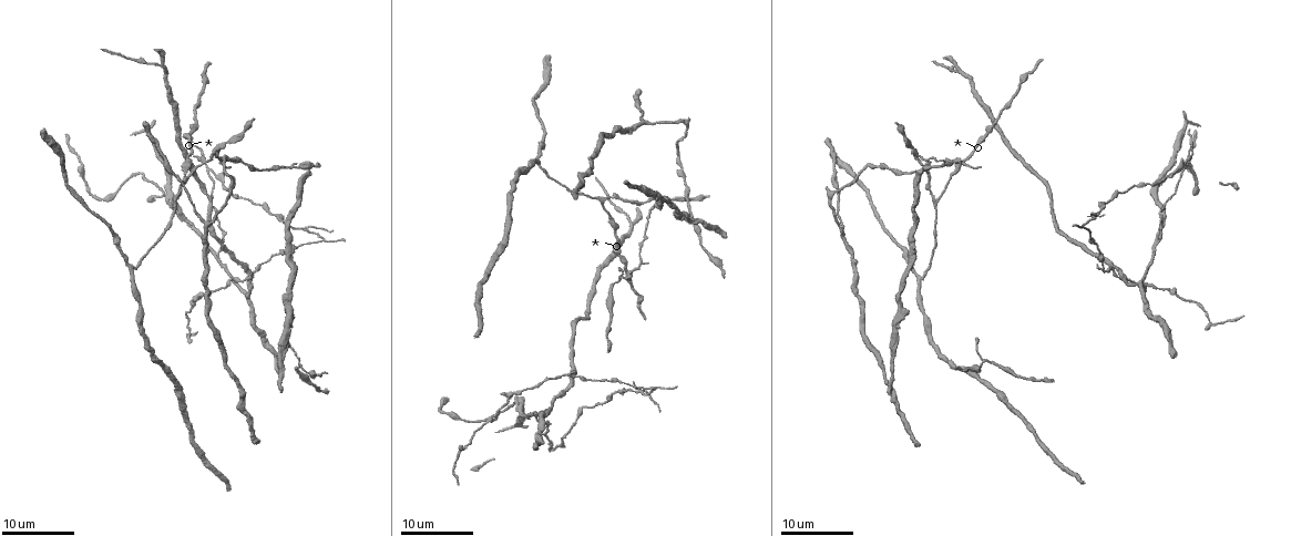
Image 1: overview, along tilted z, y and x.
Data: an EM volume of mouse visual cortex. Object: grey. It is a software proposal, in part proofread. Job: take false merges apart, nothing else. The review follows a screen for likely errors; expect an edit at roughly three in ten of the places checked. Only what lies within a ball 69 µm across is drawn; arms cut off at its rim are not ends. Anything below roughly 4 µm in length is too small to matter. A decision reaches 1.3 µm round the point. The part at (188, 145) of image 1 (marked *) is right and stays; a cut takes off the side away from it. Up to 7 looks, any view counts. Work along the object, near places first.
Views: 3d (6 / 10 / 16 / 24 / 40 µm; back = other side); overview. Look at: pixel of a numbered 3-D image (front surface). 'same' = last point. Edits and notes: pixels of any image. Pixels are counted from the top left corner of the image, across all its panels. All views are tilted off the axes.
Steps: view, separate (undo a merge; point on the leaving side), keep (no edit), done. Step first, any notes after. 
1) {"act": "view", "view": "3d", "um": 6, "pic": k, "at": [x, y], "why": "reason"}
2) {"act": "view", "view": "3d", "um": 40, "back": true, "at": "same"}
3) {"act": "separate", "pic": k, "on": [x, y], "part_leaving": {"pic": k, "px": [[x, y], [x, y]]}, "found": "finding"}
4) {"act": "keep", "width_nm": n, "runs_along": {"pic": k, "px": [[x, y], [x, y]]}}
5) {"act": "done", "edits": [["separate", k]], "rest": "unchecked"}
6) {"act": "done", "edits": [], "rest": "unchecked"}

{"act": "view", "view": "3d", "um": 16, "pic": 1, "at": [512, 406]}

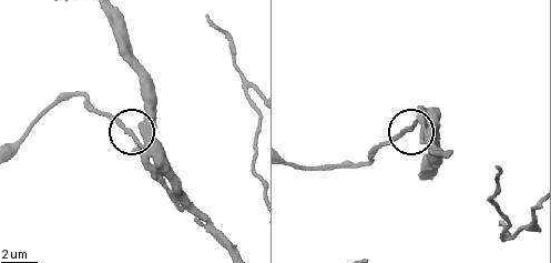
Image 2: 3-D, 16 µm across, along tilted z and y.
{"act": "view", "view": "3d", "um": 6, "pic": 2, "at": [133, 130]}

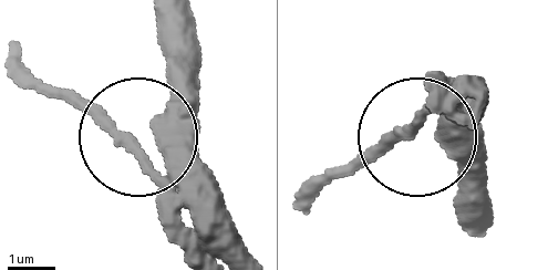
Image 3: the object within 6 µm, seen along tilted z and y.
{"act": "keep", "found": "one neuron here"}

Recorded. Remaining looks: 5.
{"act": "view", "view": "3d", "um": 24, "pic": 1, "at": [603, 198], "why": "three-way junction"}

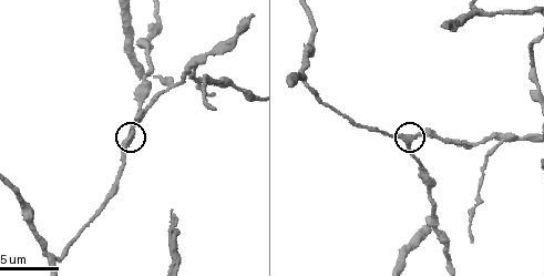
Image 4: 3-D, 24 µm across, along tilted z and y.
{"act": "view", "view": "3d", "um": 6, "pic": 4, "at": [410, 136]}

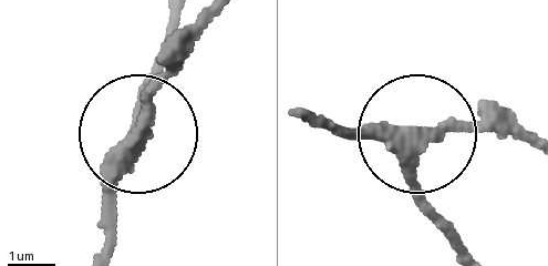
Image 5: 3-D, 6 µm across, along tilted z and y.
{"act": "keep", "arms": 3, "found": "all the same neuron"}

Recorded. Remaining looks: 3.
{"act": "view", "view": "3d", "um": 16, "pic": 4, "at": [499, 144], "why": "a fork"}

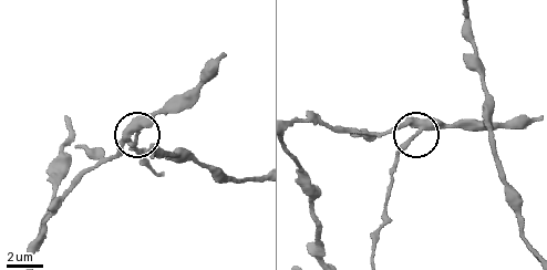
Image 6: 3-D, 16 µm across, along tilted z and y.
{"act": "keep", "arms": 3, "runs_along": {"pic": 6, "px": [[298, 121], [365, 131], [411, 127], [412, 136], [392, 170]]}, "found": "continuous, no second neuron"}

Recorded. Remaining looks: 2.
{"act": "done", "edits": [], "rest": "unchecked"}

